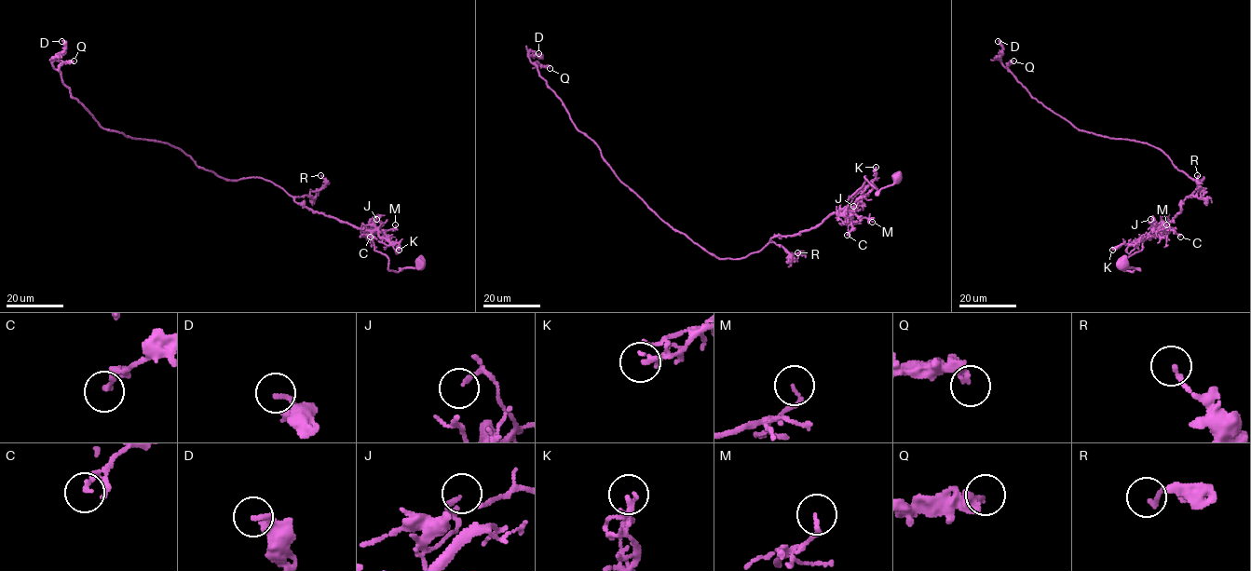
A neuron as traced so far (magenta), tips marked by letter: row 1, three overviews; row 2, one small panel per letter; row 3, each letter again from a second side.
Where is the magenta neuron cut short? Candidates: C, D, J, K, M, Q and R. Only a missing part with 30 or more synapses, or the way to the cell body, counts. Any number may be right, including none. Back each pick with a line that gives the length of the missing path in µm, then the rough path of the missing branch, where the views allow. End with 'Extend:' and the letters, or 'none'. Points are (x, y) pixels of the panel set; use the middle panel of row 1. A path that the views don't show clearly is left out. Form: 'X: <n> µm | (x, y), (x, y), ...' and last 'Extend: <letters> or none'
Extend: none

